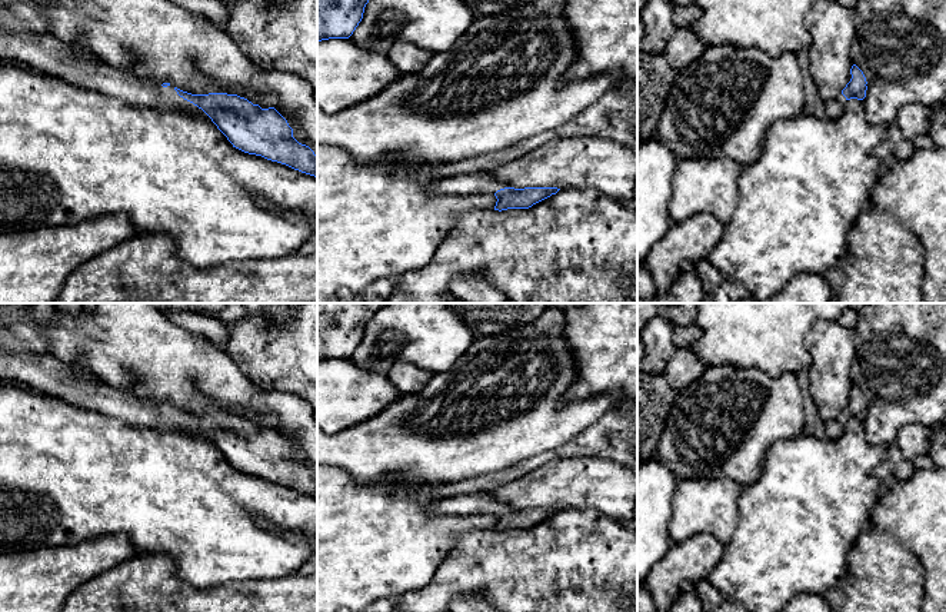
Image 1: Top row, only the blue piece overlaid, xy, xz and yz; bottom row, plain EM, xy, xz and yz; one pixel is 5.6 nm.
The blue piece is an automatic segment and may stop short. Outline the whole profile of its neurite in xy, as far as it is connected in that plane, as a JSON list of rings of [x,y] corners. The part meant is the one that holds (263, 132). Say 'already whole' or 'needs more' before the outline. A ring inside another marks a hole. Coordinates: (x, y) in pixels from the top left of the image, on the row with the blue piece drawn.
needs more; [[[0,30],[0,59],[139,106],[209,116],[233,147],[317,177],[317,156],[293,137],[274,107],[262,109],[237,94],[191,94],[170,83],[156,86],[93,54],[77,53],[53,36]]]

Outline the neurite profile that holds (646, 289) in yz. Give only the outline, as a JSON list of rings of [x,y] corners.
[[[646,265],[637,267],[637,297],[649,299],[656,295],[654,280]]]

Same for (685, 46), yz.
[[[677,27],[663,54],[672,70],[677,73],[697,59],[704,49],[706,46],[689,27]]]

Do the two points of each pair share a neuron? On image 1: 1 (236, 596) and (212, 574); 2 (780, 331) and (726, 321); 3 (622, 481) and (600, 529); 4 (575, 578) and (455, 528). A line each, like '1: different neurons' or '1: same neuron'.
1: different neurons
2: same neuron
3: different neurons
4: different neurons

